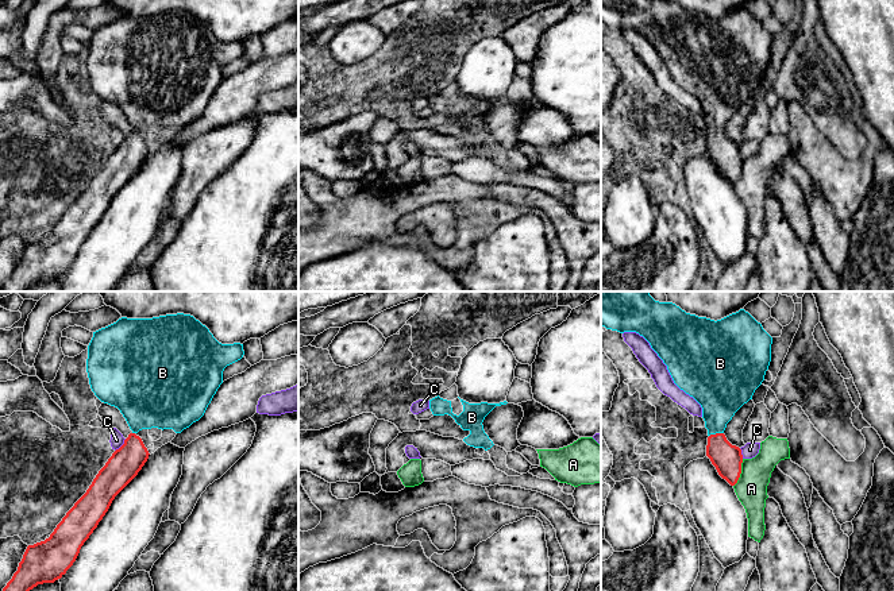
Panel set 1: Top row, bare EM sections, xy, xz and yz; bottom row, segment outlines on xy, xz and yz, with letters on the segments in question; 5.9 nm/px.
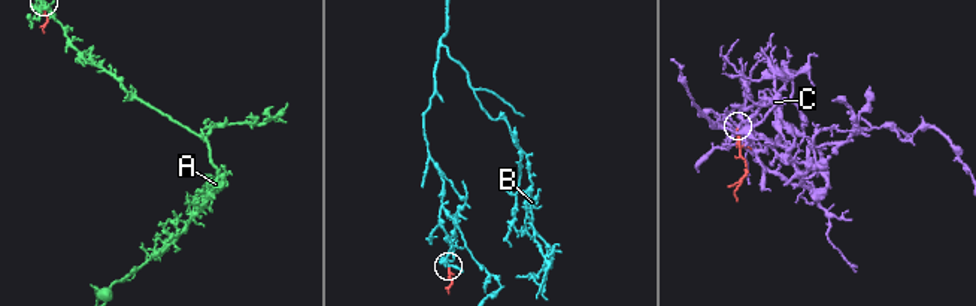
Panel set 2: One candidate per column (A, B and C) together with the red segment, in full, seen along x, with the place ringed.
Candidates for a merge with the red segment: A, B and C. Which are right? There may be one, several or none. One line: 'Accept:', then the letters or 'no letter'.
Accept: B

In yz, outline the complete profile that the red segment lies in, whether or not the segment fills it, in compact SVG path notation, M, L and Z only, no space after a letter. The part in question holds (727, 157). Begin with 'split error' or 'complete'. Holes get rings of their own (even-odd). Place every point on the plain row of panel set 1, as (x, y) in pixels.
split error; M601 0L601 23L620 31L636 30L650 40L651 46L667 63L674 81L701 103L709 134L706 154L718 173L731 184L735 184L741 171L743 152L739 144L727 138L724 128L735 111L752 97L768 67L772 35L763 27L762 22L744 7L714 19L686 11L673 0Z

